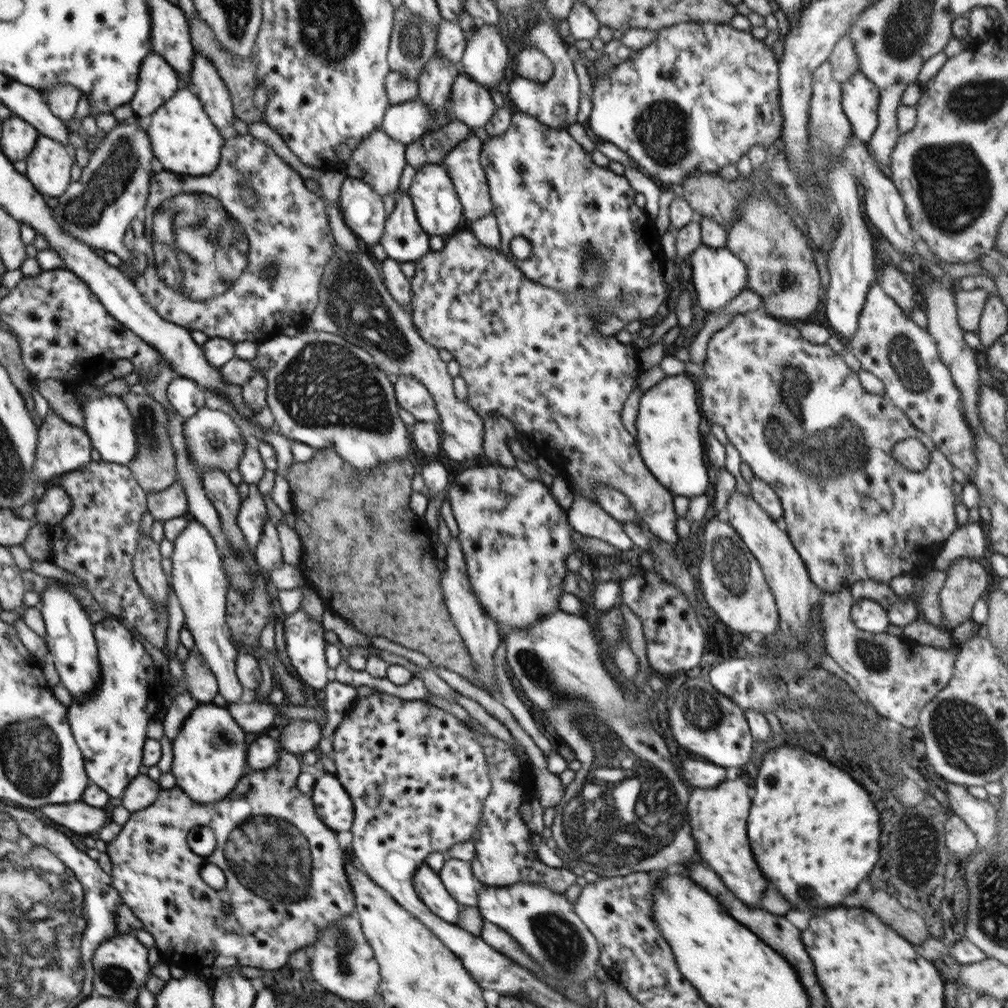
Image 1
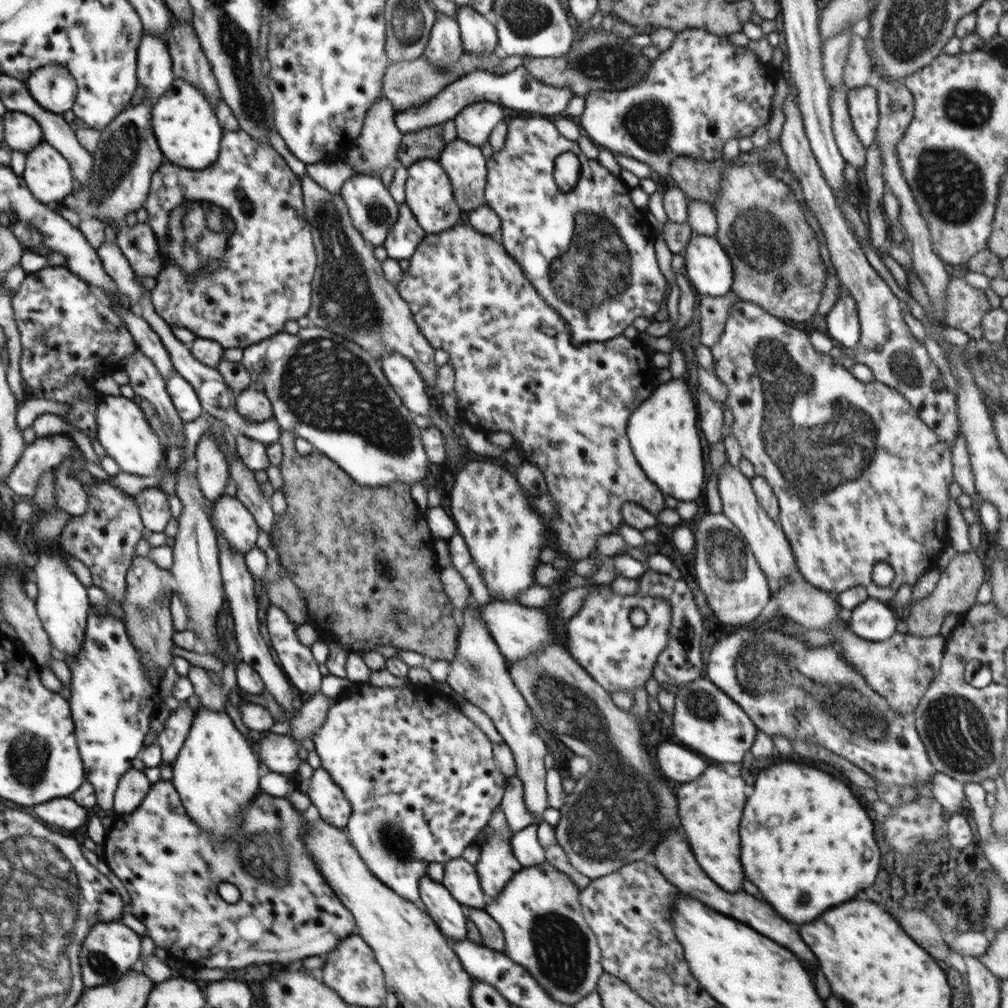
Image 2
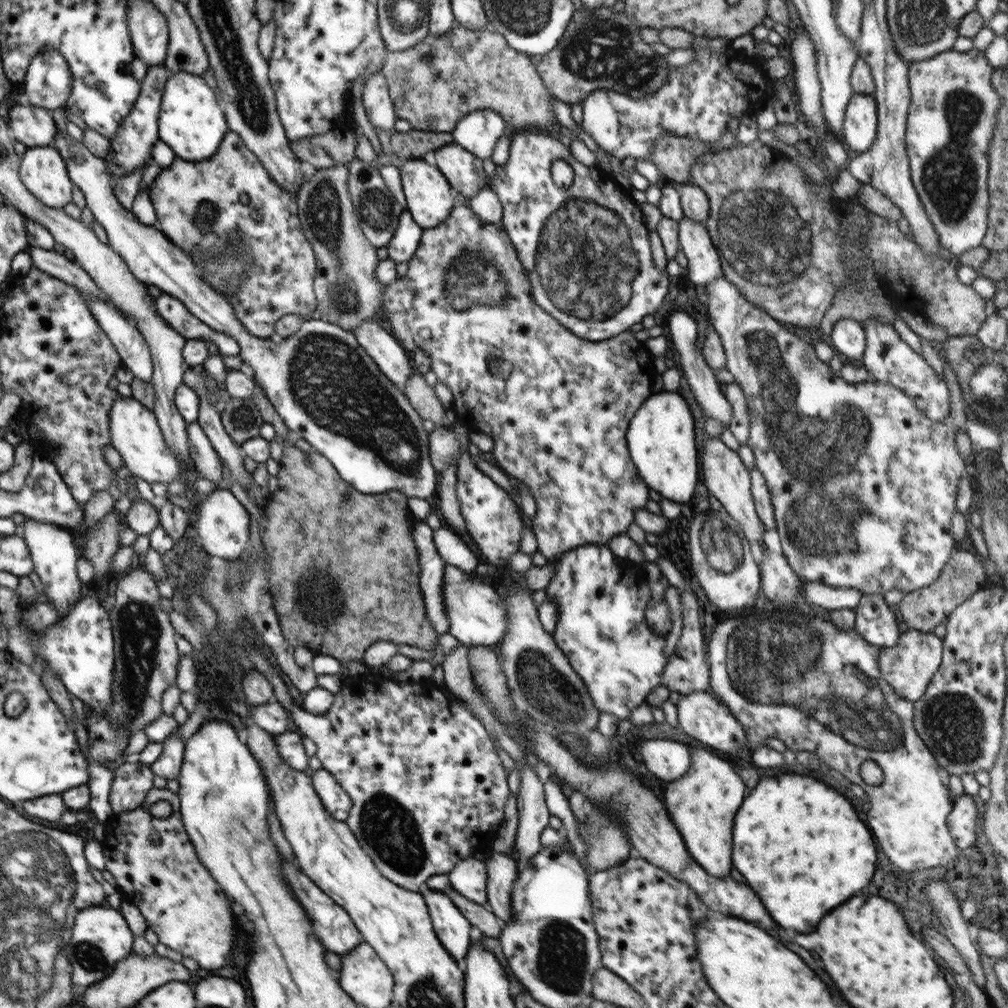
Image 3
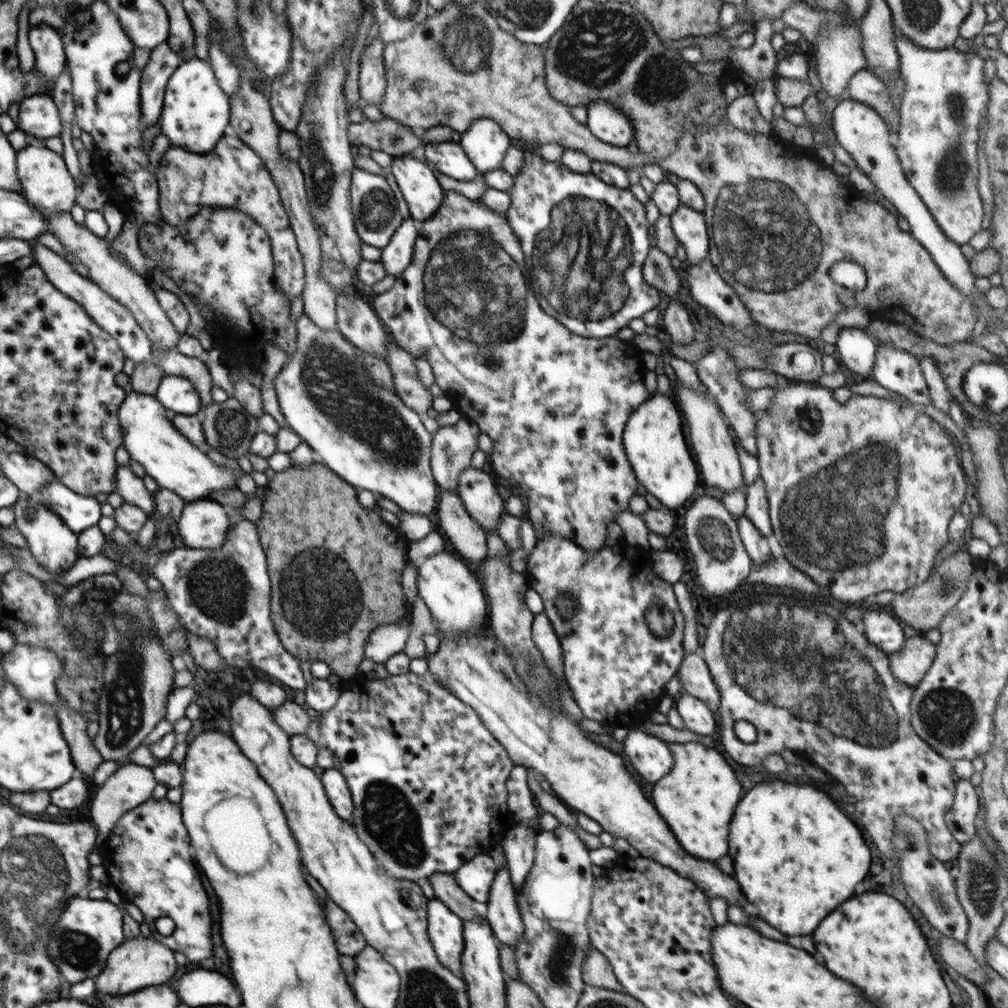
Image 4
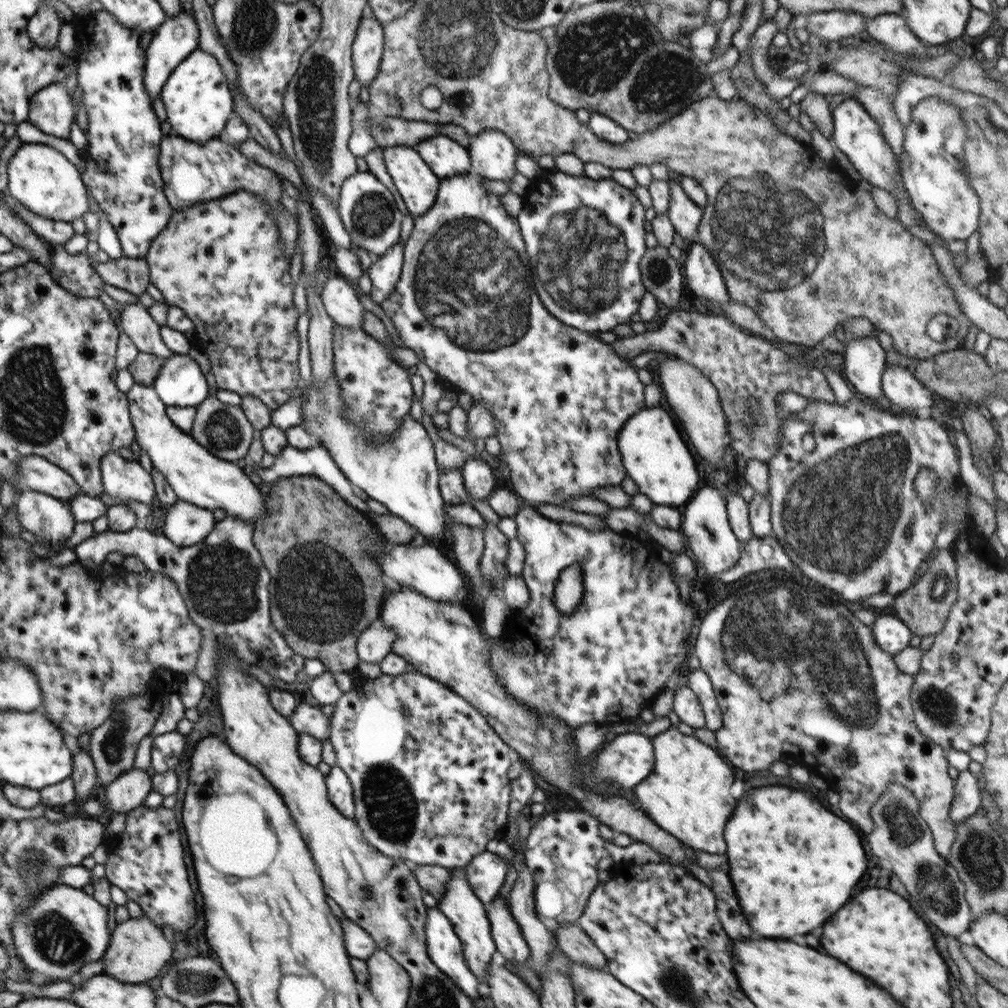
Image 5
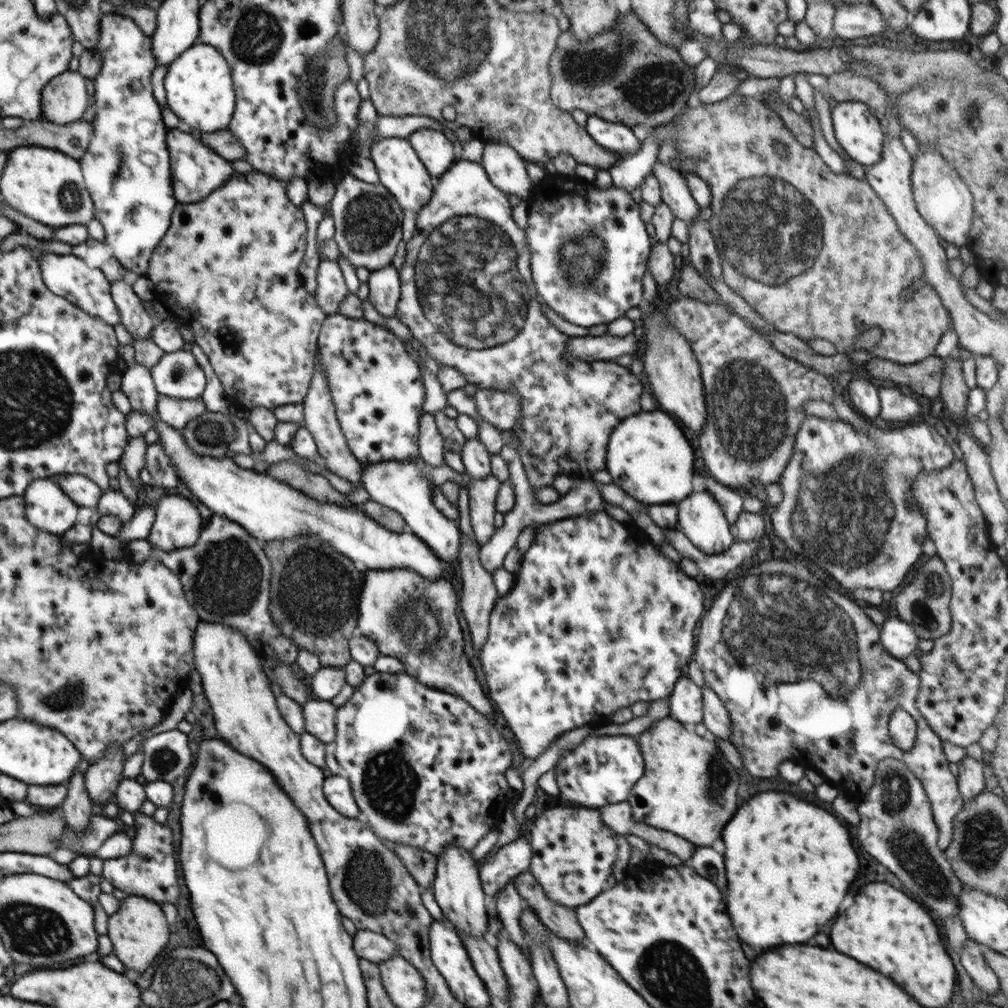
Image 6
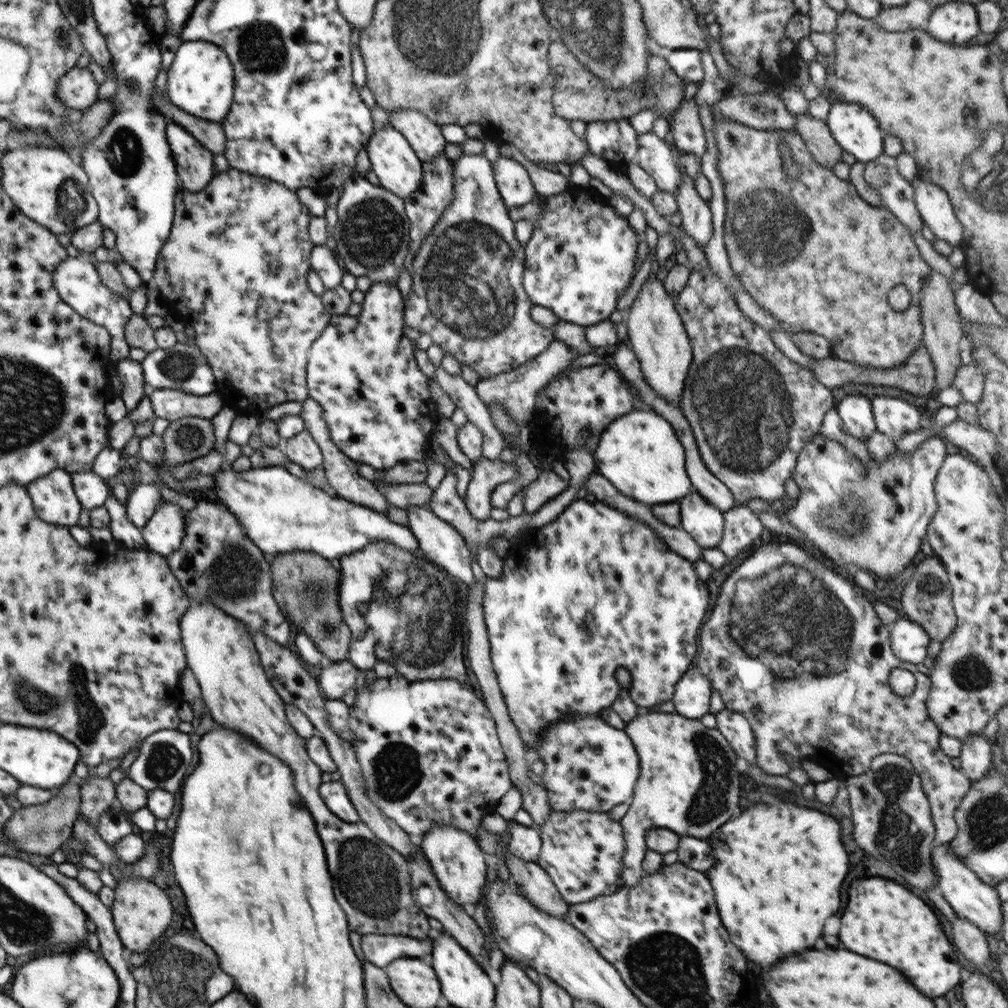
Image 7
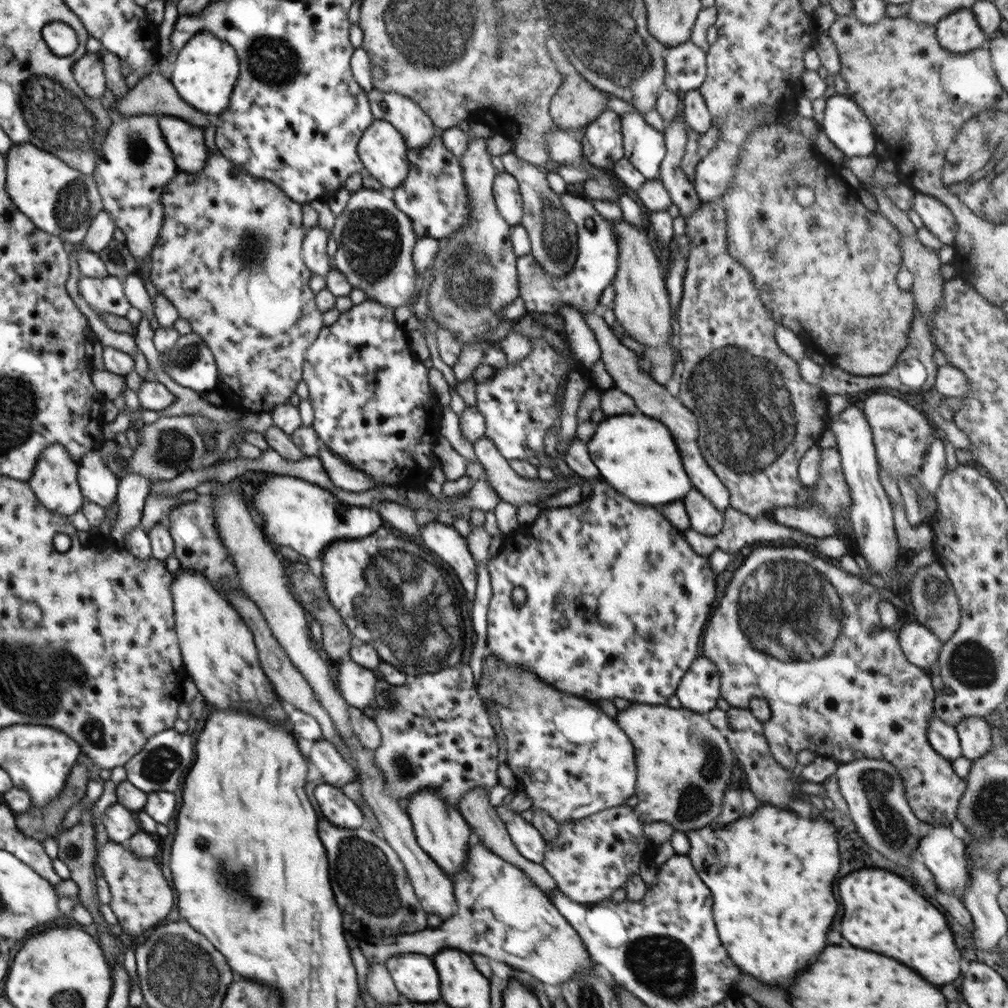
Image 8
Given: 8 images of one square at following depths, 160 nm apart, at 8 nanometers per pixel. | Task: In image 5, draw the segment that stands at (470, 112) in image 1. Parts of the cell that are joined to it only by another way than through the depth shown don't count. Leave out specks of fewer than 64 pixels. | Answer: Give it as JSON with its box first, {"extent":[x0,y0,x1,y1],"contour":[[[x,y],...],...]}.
{"extent":[467,129,520,183],"contour":[[[486,129],[472,136],[467,146],[473,172],[482,178],[505,183],[517,172],[515,160],[520,150],[499,130]]]}

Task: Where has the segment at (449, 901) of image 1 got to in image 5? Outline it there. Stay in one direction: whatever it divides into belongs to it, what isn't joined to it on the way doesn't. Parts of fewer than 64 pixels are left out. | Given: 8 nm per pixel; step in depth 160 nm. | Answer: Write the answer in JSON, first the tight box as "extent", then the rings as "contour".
{"extent":[425,906,480,1000],"contour":[[[438,906],[427,907],[425,933],[430,960],[449,976],[466,996],[472,1000],[479,998],[480,984],[467,967],[461,940],[455,933],[451,920]]]}

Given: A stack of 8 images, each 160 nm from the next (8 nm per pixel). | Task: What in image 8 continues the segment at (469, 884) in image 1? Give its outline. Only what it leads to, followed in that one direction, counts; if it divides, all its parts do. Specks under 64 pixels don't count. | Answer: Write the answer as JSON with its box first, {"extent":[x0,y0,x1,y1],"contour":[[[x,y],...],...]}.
{"extent":[496,807,547,864],"contour":[[[506,807],[496,808],[498,817],[505,824],[517,851],[525,859],[531,860],[536,864],[543,861],[547,842],[541,832],[523,820],[520,814],[507,810]]]}

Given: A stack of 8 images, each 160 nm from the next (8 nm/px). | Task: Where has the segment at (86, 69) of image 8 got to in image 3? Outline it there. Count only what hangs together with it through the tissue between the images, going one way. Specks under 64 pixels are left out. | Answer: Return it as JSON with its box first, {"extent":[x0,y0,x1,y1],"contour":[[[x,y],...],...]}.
{"extent":[7,103,57,148],"contour":[[[24,103],[9,107],[7,111],[7,123],[14,141],[20,141],[27,148],[38,146],[51,146],[54,135],[57,132],[56,123],[52,118],[52,110]]]}

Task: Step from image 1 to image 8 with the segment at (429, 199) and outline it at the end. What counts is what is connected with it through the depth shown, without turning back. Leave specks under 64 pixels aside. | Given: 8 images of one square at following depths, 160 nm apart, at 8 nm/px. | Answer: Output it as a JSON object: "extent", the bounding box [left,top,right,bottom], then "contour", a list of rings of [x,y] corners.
{"extent":[357,120,411,191],"contour":[[[385,120],[375,121],[359,140],[357,151],[366,172],[376,178],[385,191],[398,188],[411,169],[408,146],[403,136]]]}

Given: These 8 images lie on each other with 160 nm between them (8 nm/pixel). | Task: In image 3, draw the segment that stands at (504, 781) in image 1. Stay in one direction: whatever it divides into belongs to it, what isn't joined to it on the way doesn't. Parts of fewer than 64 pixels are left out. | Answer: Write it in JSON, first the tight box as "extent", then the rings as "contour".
{"extent":[485,851,519,924],"contour":[[[494,851],[485,863],[488,872],[487,902],[505,924],[511,917],[511,890],[519,876],[517,862],[510,854]]]}

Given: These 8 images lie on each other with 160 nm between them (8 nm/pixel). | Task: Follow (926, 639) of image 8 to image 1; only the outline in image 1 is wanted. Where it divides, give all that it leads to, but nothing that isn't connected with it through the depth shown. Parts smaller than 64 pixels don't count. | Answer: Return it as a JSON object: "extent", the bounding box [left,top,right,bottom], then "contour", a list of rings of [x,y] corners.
{"extent":[851,599,890,633],"contour":[[[872,599],[853,602],[851,619],[861,631],[871,633],[884,633],[890,624],[887,611]]]}

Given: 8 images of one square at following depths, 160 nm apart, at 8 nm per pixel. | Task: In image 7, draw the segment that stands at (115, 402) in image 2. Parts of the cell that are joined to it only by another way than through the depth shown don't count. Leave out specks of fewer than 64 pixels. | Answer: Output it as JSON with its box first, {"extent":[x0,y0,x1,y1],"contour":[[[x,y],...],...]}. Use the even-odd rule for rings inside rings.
{"extent":[116,358,419,561],"contour":[[[121,358],[117,361],[116,373],[123,382],[121,398],[126,404],[128,413],[138,407],[138,404],[146,397],[150,389],[145,384],[144,371],[141,362],[134,361],[130,358]],[[272,465],[262,469],[251,468],[248,471],[237,472],[231,468],[219,470],[213,474],[212,492],[216,494],[218,504],[234,515],[249,540],[267,556],[291,553],[292,551],[317,552],[331,561],[348,556],[353,552],[364,550],[368,545],[378,541],[388,541],[411,554],[417,552],[419,546],[412,531],[401,524],[396,524],[386,518],[385,514],[354,504],[342,497],[328,494],[326,491],[312,486],[306,479],[292,475],[280,465]]]}

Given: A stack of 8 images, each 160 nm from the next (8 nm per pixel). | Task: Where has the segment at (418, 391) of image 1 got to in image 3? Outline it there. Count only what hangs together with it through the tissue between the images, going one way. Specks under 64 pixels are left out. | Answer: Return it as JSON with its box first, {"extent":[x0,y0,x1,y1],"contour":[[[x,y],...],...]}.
{"extent":[354,320,415,392],"contour":[[[364,320],[354,331],[358,344],[374,359],[382,374],[404,392],[409,376],[415,372],[410,353],[376,320]]]}

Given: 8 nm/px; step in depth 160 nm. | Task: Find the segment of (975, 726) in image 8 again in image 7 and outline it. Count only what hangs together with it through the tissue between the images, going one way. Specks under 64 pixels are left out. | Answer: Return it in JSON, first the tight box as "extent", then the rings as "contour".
{"extent":[959,733,993,783],"contour":[[[982,733],[975,734],[964,738],[961,746],[962,751],[959,758],[962,766],[960,771],[971,783],[984,779],[984,775],[990,770],[993,756],[989,738],[986,740]]]}

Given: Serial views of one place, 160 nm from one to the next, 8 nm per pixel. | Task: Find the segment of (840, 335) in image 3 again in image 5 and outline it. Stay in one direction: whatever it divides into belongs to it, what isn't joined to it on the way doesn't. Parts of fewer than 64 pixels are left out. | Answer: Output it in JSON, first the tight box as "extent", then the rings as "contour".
{"extent":[845,336,886,400],"contour":[[[866,336],[866,338],[851,338],[845,345],[845,376],[848,382],[854,385],[854,388],[864,394],[869,399],[878,400],[883,394],[881,387],[881,376],[886,365],[886,351],[882,349],[879,340],[874,337]]]}

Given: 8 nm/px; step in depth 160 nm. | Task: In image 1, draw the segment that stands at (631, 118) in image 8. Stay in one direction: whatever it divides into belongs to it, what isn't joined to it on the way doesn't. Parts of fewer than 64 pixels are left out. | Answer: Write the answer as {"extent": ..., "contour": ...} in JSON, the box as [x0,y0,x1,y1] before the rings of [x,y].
{"extent":[687,244,746,313],"contour":[[[702,244],[687,259],[692,268],[692,283],[696,291],[696,300],[698,300],[703,313],[714,313],[718,309],[724,309],[730,301],[736,299],[736,296],[745,290],[746,265],[726,247],[710,248]]]}

